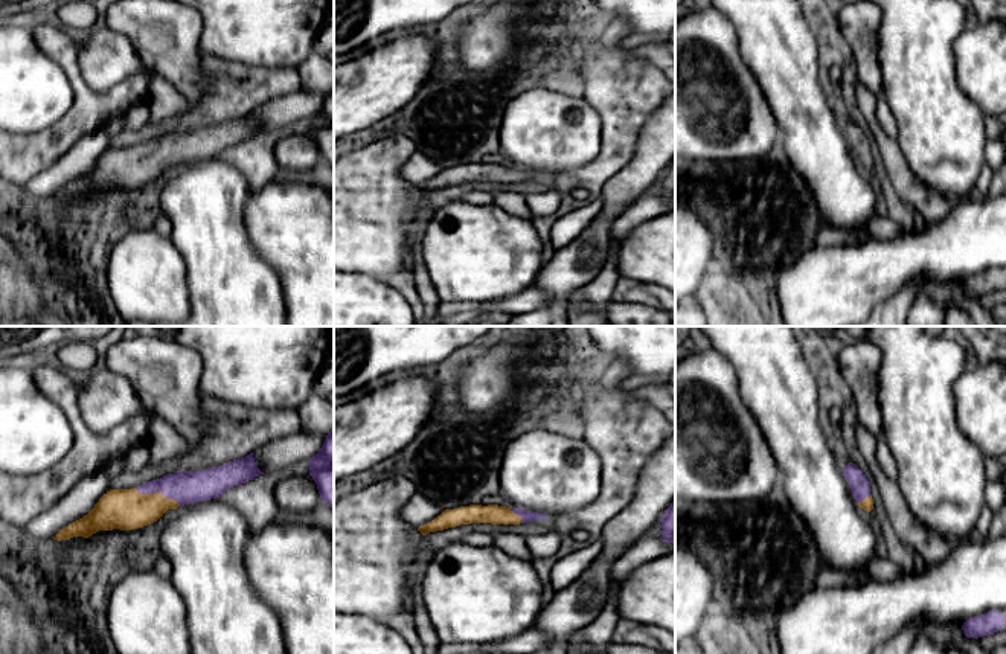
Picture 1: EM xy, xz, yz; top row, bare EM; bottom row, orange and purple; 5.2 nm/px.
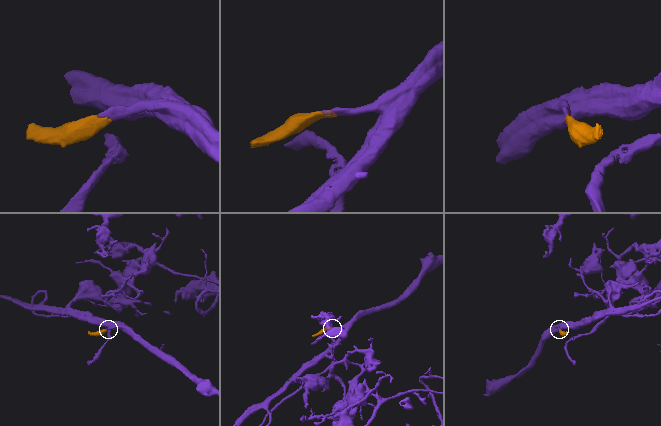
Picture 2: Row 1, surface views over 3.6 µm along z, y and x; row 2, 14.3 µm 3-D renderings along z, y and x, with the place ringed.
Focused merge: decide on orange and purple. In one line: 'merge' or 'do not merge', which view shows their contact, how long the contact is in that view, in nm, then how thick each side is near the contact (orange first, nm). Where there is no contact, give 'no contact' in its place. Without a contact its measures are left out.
merge; contact in xy; length 260 nm; calibres 220 and 180 nm

